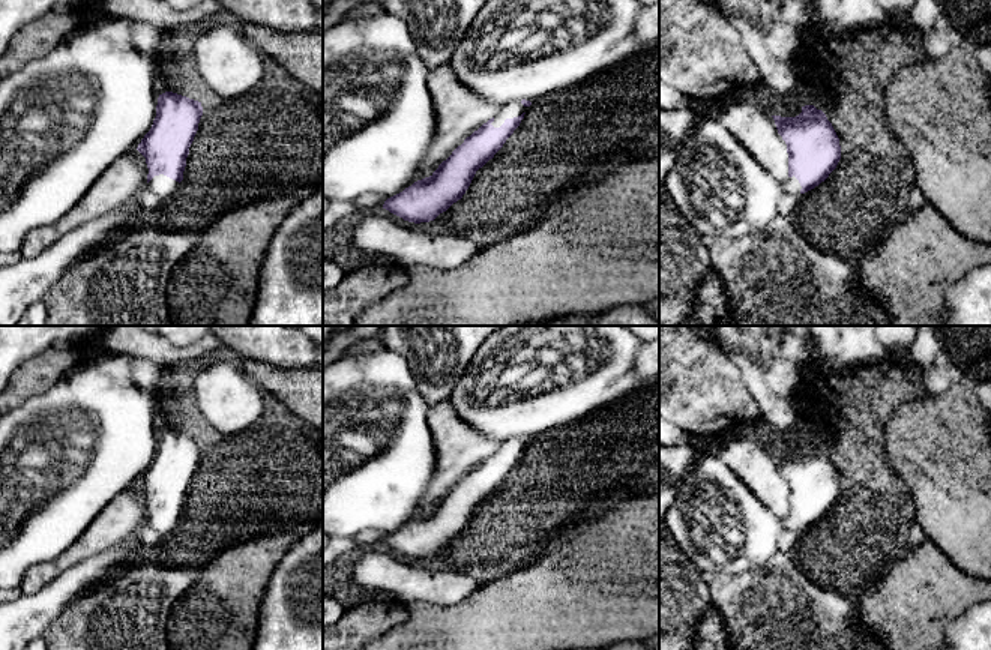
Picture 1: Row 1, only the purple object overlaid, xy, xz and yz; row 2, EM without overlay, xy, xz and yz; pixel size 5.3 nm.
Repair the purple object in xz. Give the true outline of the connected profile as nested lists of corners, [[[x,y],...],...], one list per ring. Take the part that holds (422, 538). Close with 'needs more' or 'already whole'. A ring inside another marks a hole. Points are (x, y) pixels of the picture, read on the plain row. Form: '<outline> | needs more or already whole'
[[[523,435],[500,443],[500,449],[467,473],[429,513],[387,534],[383,545],[414,560],[434,557],[462,534],[476,507],[503,483],[530,441]]] | needs more

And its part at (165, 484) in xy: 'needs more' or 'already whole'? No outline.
needs more

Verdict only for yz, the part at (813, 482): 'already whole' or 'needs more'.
needs more

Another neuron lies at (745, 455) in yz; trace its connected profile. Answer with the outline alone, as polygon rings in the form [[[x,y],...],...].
[[[727,435],[719,458],[779,519],[788,515],[787,480],[778,470],[773,453],[757,435]]]

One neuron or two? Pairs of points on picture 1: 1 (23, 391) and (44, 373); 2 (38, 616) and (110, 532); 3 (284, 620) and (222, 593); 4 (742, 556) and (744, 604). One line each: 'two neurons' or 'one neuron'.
1: one neuron
2: two neurons
3: two neurons
4: two neurons

